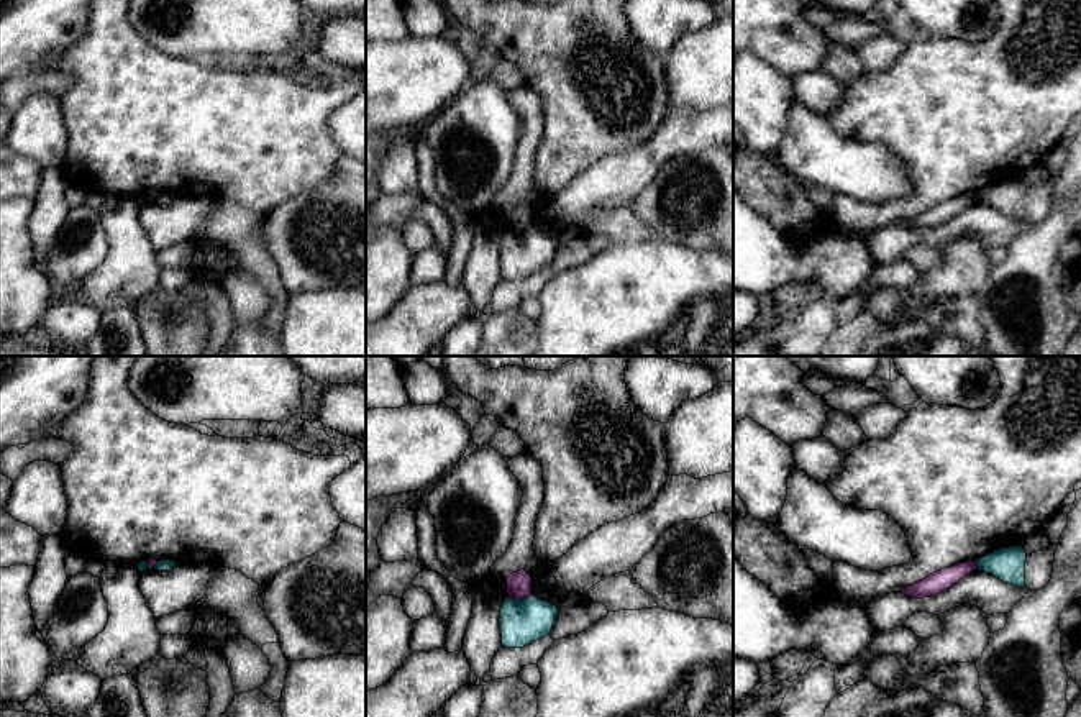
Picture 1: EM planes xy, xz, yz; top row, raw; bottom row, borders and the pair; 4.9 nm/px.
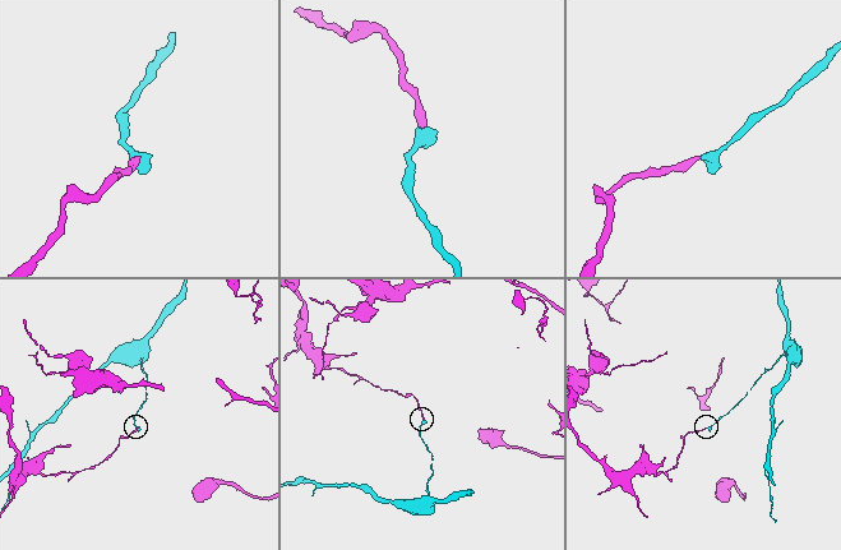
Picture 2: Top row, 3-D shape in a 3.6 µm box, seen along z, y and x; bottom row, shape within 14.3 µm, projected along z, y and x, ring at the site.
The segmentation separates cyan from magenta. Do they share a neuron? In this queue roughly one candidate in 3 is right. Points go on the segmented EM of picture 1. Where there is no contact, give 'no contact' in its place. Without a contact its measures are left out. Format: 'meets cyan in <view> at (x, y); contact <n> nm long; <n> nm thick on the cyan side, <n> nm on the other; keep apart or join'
meets cyan in xz at (522, 599); contact 120 nm long; 220 nm thick on the cyan side, 130 nm on the other; keep apart

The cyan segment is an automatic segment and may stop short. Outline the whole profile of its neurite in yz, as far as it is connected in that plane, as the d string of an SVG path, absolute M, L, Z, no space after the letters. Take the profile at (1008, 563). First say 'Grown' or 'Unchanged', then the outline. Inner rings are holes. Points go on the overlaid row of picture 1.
Unchanged. M1019 546L1001 548L978 559L978 569L989 573L1001 581L1024 587L1025 586L1027 553Z

